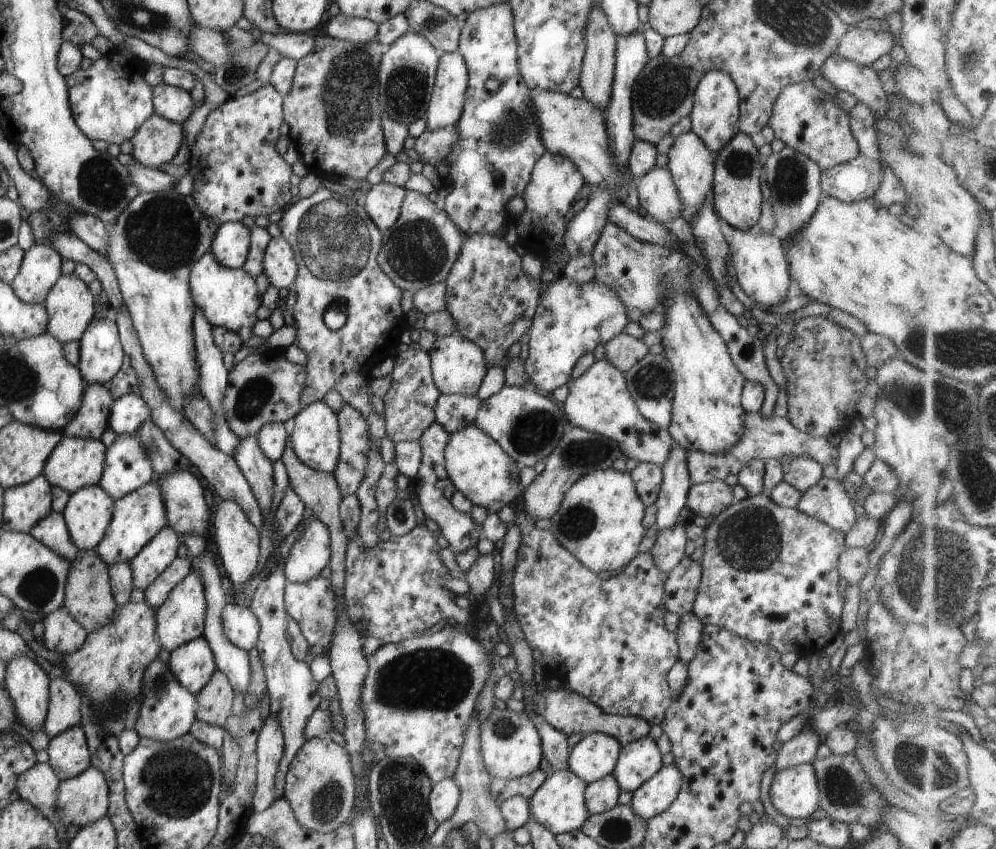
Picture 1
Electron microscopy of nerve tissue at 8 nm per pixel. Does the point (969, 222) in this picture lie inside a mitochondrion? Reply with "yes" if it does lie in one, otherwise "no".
no

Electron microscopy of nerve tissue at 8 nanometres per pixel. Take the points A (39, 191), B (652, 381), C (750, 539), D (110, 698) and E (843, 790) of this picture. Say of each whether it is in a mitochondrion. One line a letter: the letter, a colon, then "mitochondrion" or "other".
A: other
B: mitochondrion
C: mitochondrion
D: mitochondrion
E: mitochondrion

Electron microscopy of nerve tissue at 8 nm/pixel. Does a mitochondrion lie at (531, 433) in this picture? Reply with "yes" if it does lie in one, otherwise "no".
yes

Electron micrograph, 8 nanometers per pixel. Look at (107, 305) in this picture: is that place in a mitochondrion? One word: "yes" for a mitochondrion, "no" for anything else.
no

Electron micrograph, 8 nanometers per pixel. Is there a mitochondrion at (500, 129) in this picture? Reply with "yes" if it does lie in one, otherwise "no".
yes

